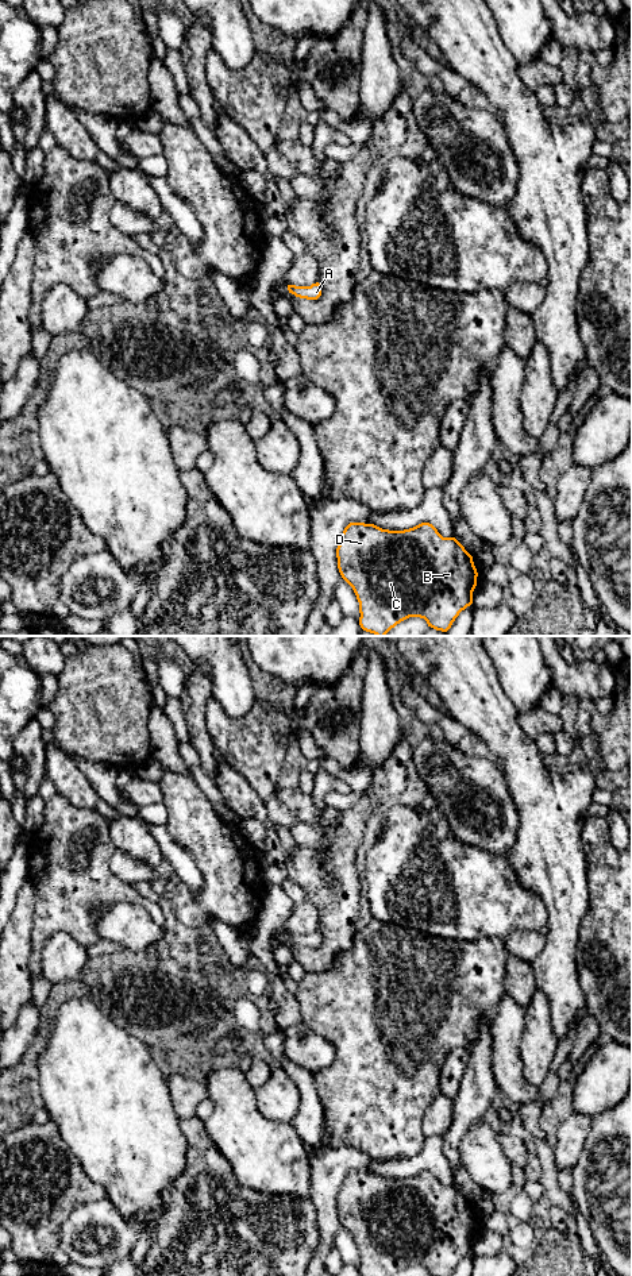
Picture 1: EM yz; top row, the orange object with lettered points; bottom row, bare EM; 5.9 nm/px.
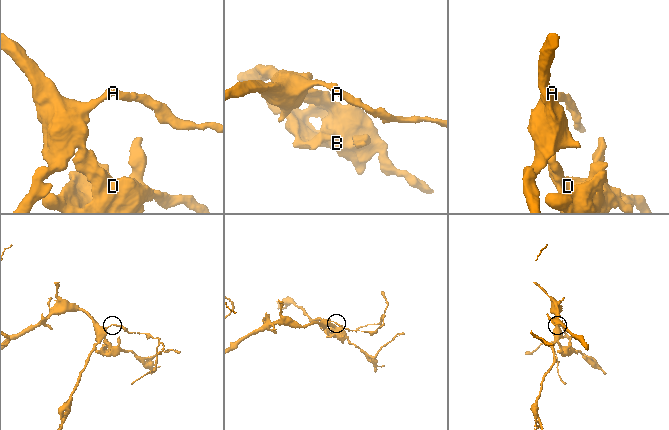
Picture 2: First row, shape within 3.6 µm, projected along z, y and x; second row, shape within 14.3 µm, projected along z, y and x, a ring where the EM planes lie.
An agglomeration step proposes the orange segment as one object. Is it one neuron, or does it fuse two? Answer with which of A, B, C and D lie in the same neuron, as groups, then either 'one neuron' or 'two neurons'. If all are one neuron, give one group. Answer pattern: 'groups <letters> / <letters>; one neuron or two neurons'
groups A B C D; one neuron

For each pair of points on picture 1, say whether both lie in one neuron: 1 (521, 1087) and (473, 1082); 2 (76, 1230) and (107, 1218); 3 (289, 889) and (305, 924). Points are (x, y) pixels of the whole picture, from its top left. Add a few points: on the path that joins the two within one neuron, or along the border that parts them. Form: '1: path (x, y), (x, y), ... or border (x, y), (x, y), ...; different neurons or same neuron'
1: border (490, 1053), (490, 1071), (498, 1087); different neurons
2: path (84, 1230), (95, 1230), (99, 1226); same neuron
3: path (297, 897), (304, 916); same neuron

